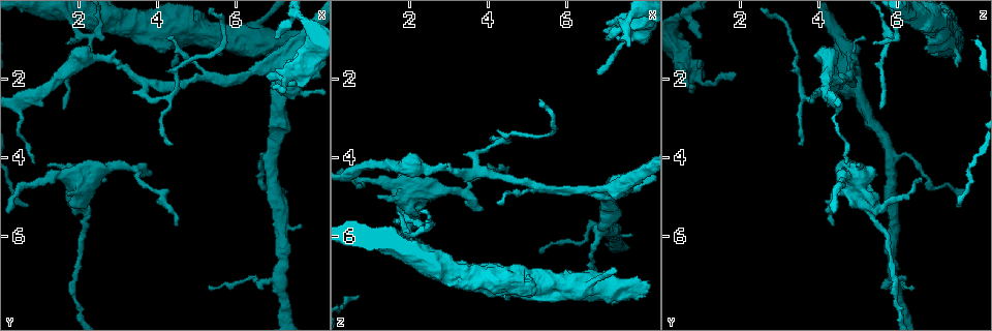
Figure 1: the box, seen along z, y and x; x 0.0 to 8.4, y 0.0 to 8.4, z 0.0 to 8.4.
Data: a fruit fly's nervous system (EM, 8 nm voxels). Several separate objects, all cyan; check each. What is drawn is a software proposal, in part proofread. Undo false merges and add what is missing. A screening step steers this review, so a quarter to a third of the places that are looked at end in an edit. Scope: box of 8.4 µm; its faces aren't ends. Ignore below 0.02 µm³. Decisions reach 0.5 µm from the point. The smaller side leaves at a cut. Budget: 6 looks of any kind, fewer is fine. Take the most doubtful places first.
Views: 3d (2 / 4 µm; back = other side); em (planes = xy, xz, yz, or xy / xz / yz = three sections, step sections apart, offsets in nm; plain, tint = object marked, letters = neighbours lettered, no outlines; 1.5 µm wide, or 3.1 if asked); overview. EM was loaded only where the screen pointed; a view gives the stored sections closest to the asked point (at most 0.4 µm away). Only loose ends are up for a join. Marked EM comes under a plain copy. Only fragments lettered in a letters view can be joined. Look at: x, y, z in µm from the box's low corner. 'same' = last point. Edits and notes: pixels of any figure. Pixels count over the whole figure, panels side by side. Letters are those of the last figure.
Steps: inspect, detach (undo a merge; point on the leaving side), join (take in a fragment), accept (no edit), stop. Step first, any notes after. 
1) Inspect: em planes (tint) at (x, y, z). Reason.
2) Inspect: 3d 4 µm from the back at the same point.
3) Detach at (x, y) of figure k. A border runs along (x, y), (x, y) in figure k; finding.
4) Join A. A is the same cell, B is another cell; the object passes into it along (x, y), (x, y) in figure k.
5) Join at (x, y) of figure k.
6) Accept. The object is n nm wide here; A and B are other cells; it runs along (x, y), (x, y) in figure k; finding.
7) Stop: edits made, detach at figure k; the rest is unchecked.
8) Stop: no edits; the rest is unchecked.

Inspect: em xy step 8 (tint) at (6.80, 1.85, 1.95). Branch stops here.

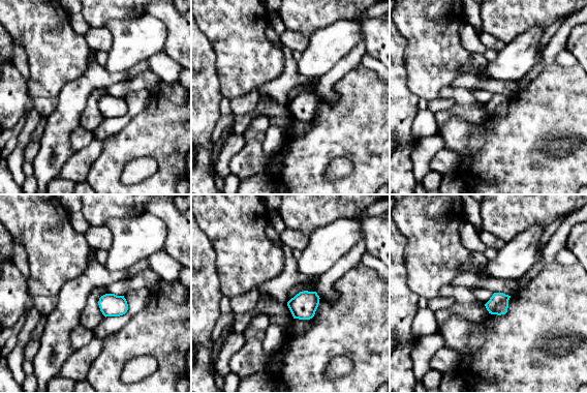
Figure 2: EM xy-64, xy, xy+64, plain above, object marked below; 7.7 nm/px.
Inspect: em planes (letters) at the same point. Another direction.

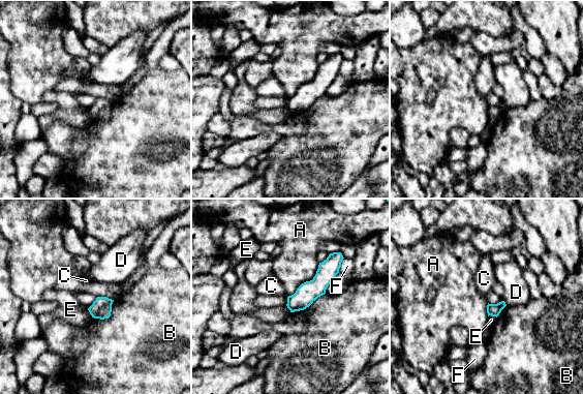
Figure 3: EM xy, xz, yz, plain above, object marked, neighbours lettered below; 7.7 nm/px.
Accept. A, B, C, D, E and F are other cells; a border runs along (503, 300), (507, 304) in figure 3; no lettered fragment goes on from it.

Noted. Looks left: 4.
Inspect: 3d 2 µm at (3.90, 4.45, 5.30). Free end.

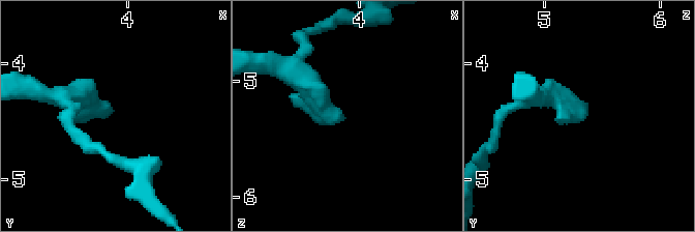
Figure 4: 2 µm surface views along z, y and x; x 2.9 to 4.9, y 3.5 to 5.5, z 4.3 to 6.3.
Inspect: em planes (letters) at (3.88, 4.40, 5.32). Shape alone is not enough.

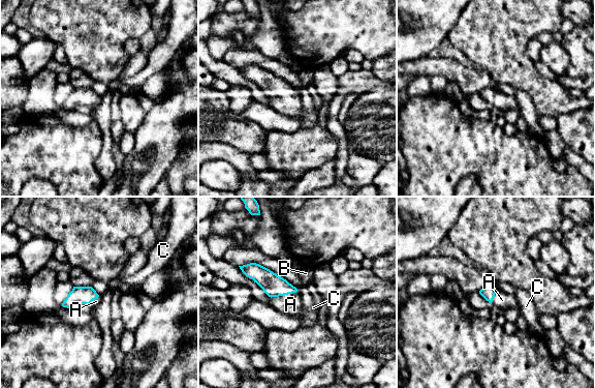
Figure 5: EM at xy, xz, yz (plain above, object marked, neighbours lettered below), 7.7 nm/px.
Join A. The object is 100 nm wide here; A is the same cell, B and C are other cells; the cell continues.

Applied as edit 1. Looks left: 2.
Inspect: 3d 4 µm at (7.25, 4.85, 7.75). An open end.

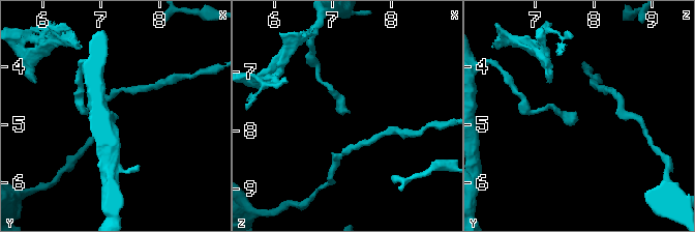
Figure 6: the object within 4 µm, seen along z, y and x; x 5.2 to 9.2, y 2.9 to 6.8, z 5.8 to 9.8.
Inspect: em planes (letters) at (7.25, 4.90, 7.70).

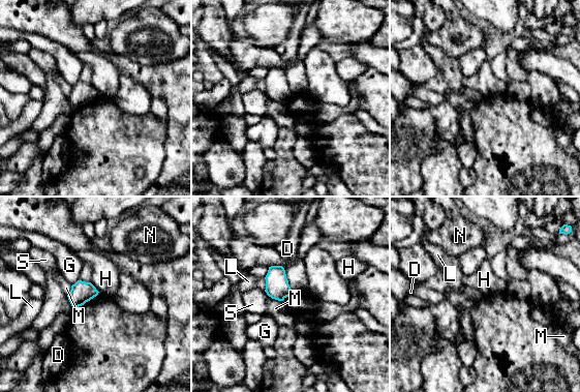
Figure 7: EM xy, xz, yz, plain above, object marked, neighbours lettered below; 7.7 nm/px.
Accept. D, G, H, L, M, N and S are other cells; none of them fits.

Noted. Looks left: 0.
Stop: edits made, join at figure 5; the rest is unchecked.

